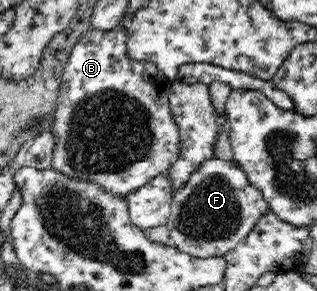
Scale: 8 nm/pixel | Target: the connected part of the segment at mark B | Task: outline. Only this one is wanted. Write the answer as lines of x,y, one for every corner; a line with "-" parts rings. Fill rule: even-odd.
122,25
121,27
122,28
120,29
116,28
110,31
90,29
84,34
84,36
82,36
82,38
80,38
80,41
74,46
74,48
70,50
67,63
64,67
64,72
62,73
62,84
57,98
58,106
56,112
54,112
53,121
51,122
50,132
53,133
55,145
50,167
56,172
61,172
70,178
76,178
78,180
83,180
84,182
93,182
100,188
105,188
105,192
125,198
130,192
136,192
138,188
142,188
142,186
148,184
150,178
168,173
171,164
175,160
178,160
178,155
181,151
181,142
178,134
178,127
174,122
167,97
174,80
166,78
163,72
160,72
154,64
147,60
144,60
144,62
132,60
127,55
126,49
128,26

